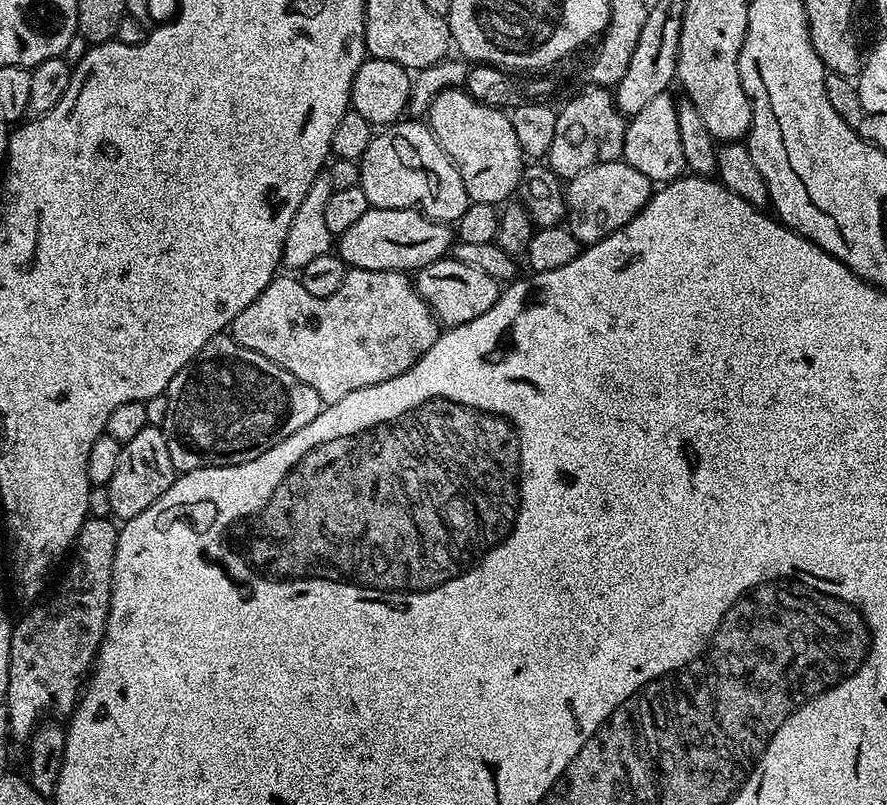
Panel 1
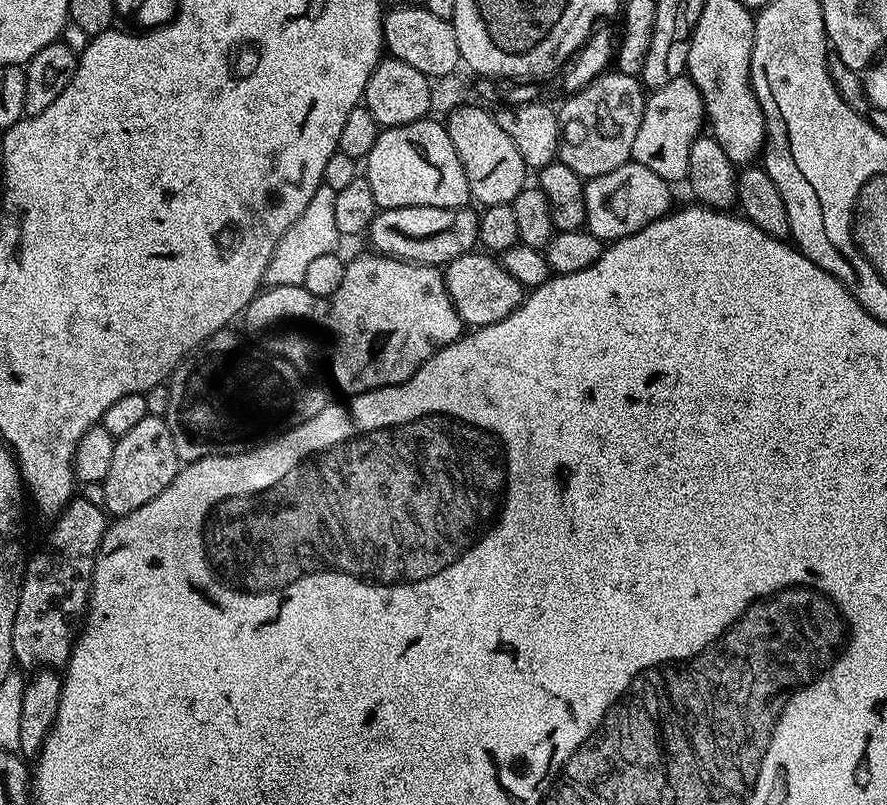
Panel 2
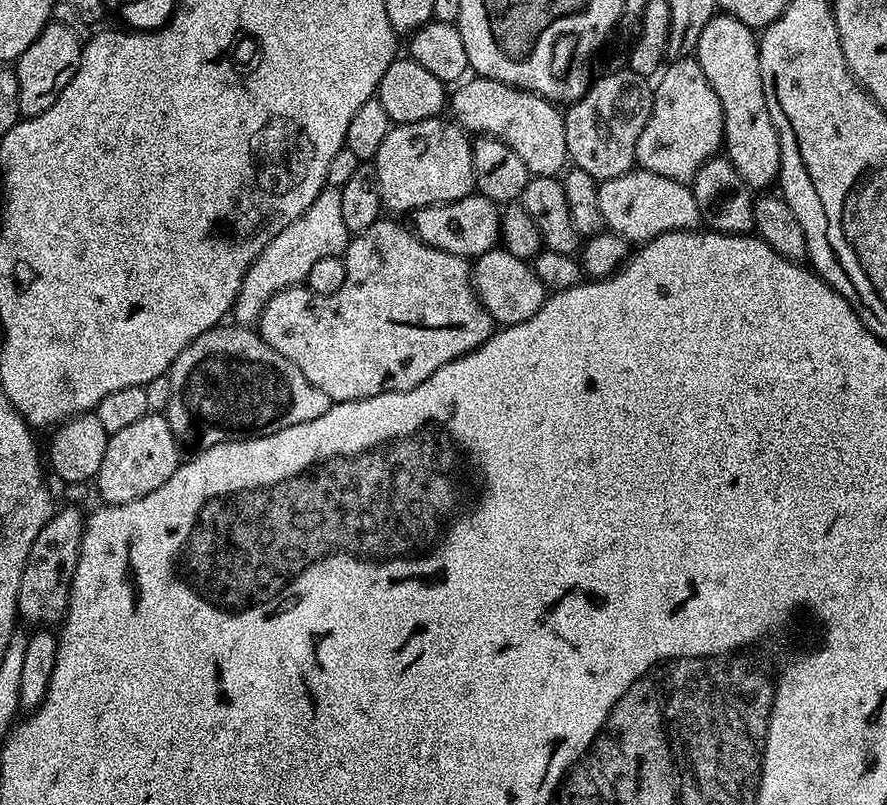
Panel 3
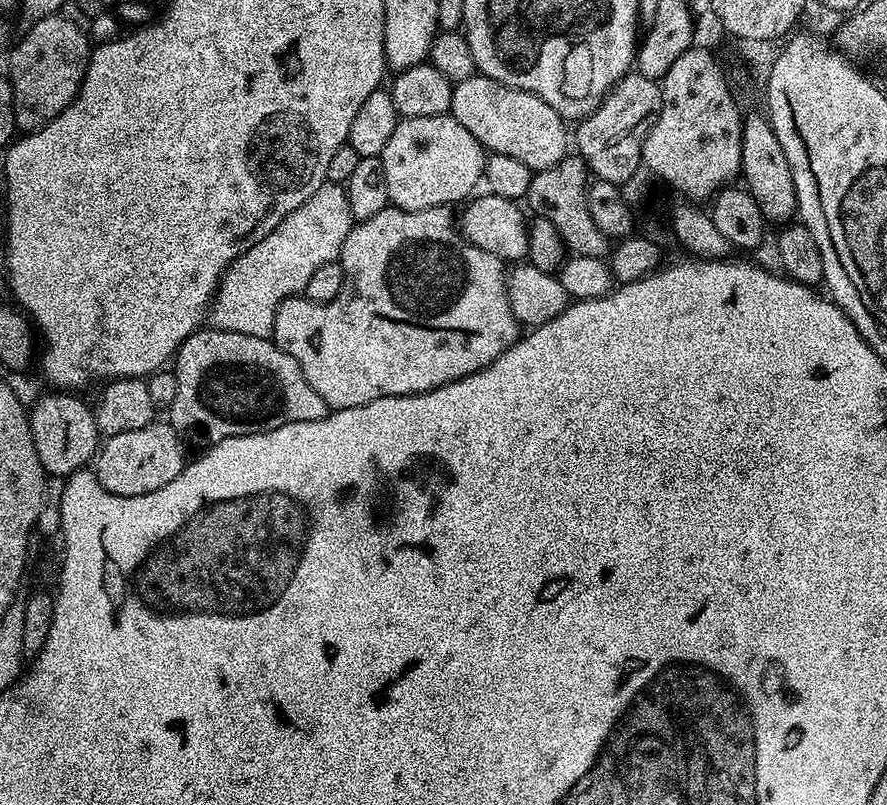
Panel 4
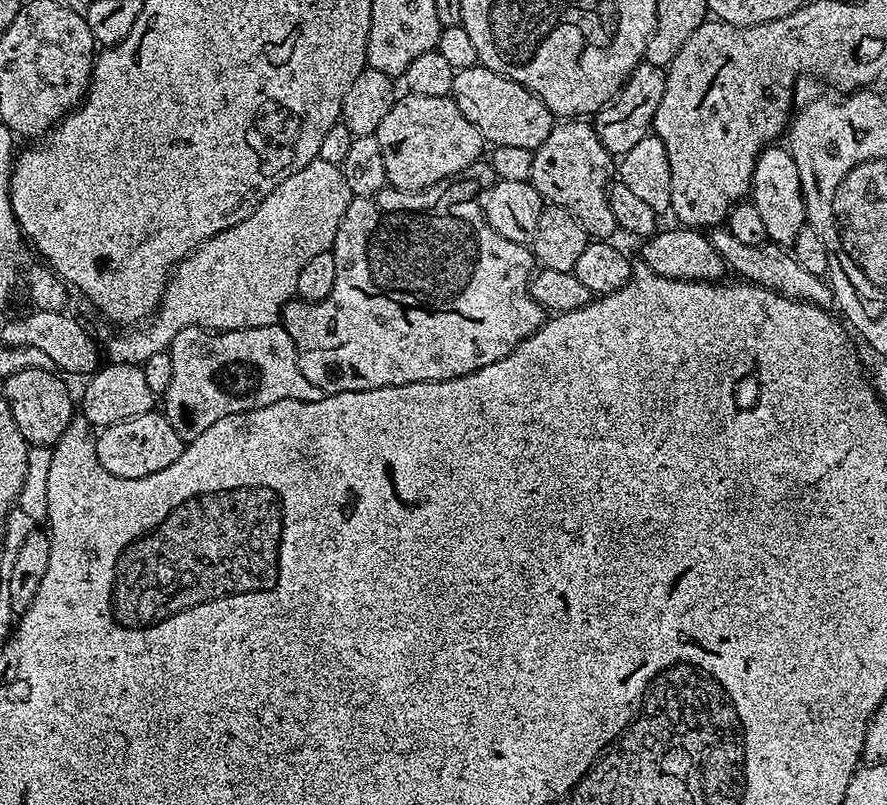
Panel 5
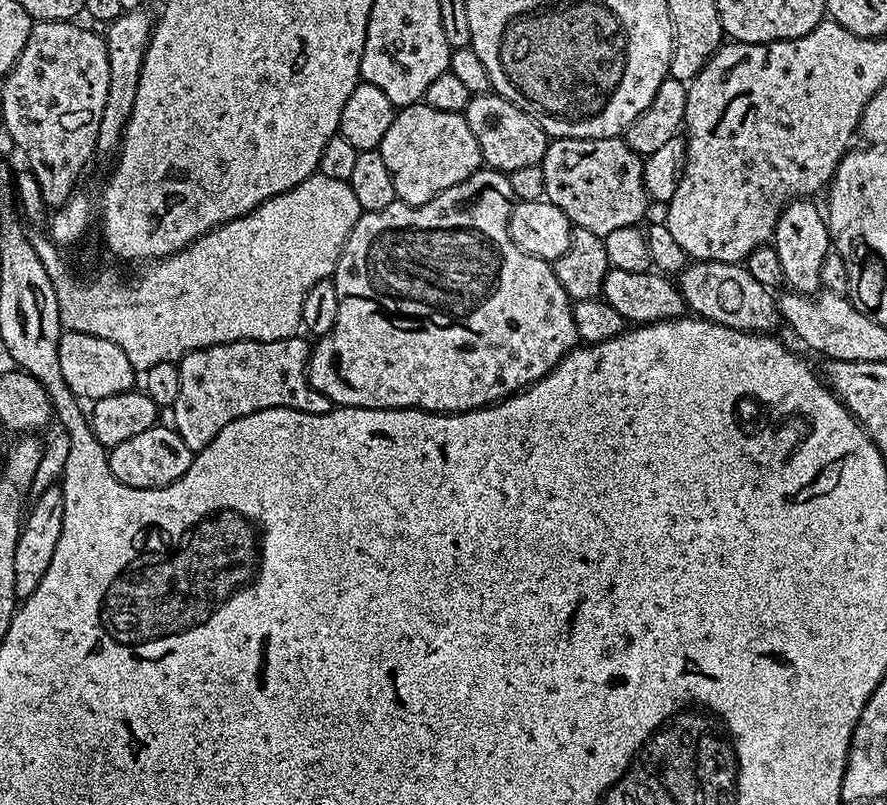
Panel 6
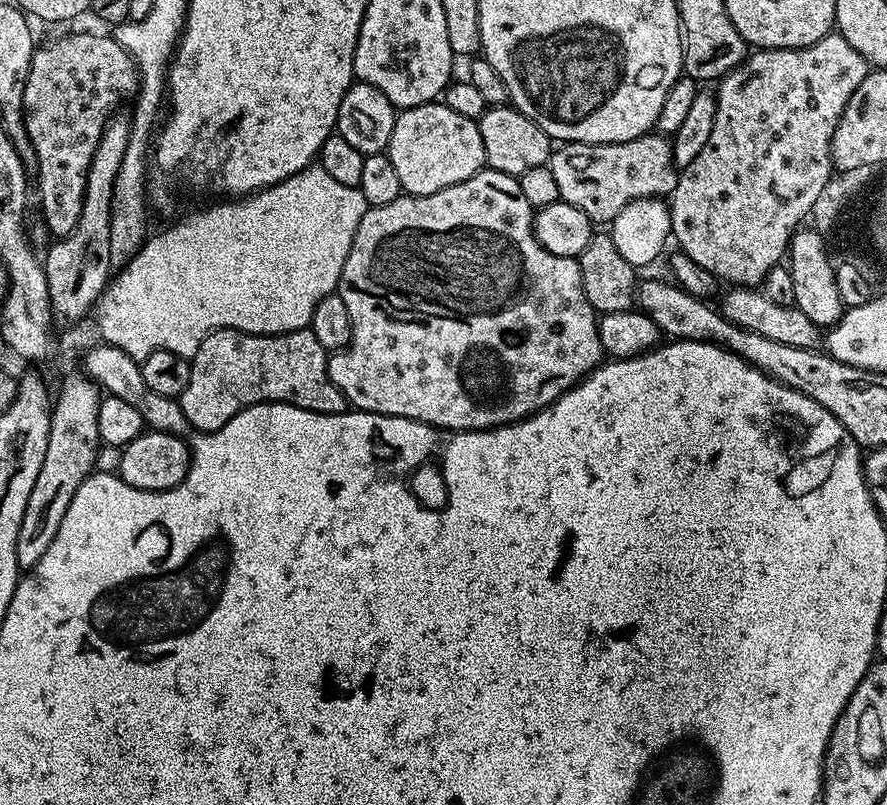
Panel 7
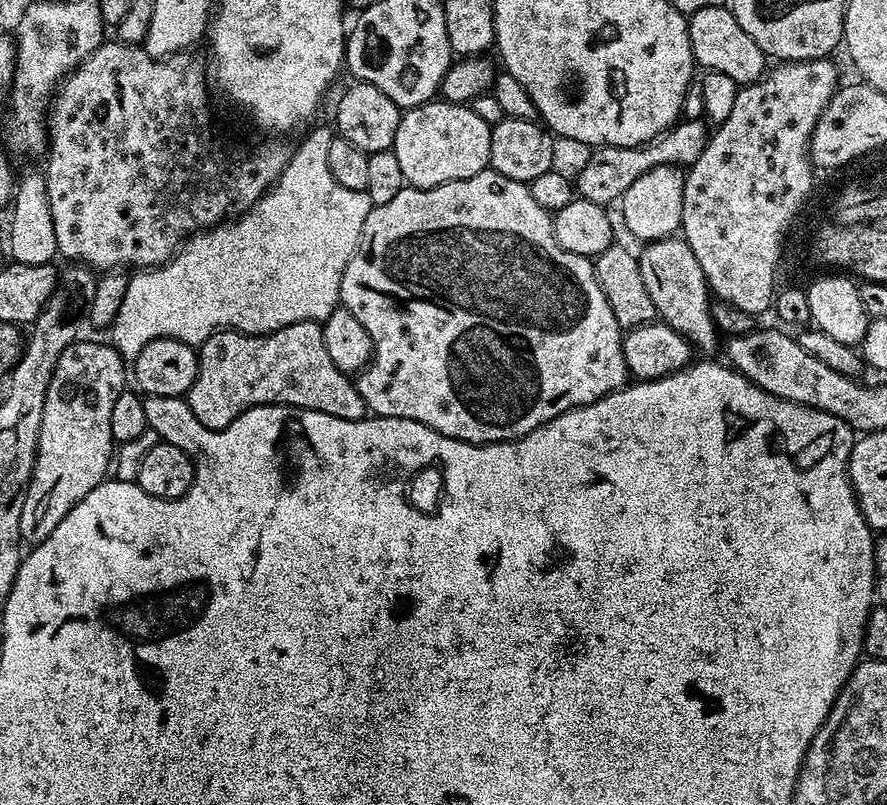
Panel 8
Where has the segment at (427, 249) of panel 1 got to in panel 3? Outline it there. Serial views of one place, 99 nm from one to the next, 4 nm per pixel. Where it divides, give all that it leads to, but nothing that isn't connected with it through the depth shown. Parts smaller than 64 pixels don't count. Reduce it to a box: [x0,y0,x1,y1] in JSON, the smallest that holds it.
[410,194,500,258]

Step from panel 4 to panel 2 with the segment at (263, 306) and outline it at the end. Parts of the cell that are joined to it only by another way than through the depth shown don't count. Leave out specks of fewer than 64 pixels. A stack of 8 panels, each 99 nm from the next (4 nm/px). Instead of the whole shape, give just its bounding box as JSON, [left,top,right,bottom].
[264,182,342,287]

